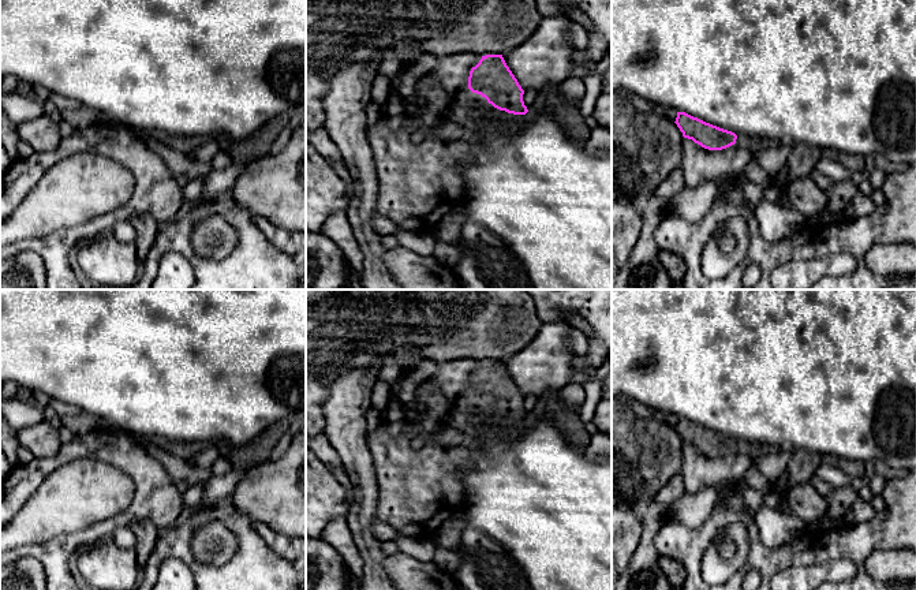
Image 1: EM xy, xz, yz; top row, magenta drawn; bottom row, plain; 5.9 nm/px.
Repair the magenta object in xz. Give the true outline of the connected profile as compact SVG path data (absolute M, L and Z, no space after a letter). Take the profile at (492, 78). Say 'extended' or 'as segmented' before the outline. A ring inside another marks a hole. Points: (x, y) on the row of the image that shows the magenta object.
extended; M502 55L482 56L470 71L468 89L485 97L496 108L494 111L481 111L463 101L453 104L448 119L467 128L468 138L466 141L471 148L481 141L481 132L474 124L475 119L483 116L508 119L512 113L526 115L528 112L523 101L524 90L506 66Z

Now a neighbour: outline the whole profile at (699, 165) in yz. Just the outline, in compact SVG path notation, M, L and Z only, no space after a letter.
M683 139L681 171L685 186L695 188L700 184L719 179L725 173L744 172L751 152L736 143L722 150L709 150L692 139Z

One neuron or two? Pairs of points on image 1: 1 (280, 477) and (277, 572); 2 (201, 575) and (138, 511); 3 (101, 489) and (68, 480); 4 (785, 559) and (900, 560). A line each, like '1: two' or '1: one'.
1: two
2: two
3: one
4: two

